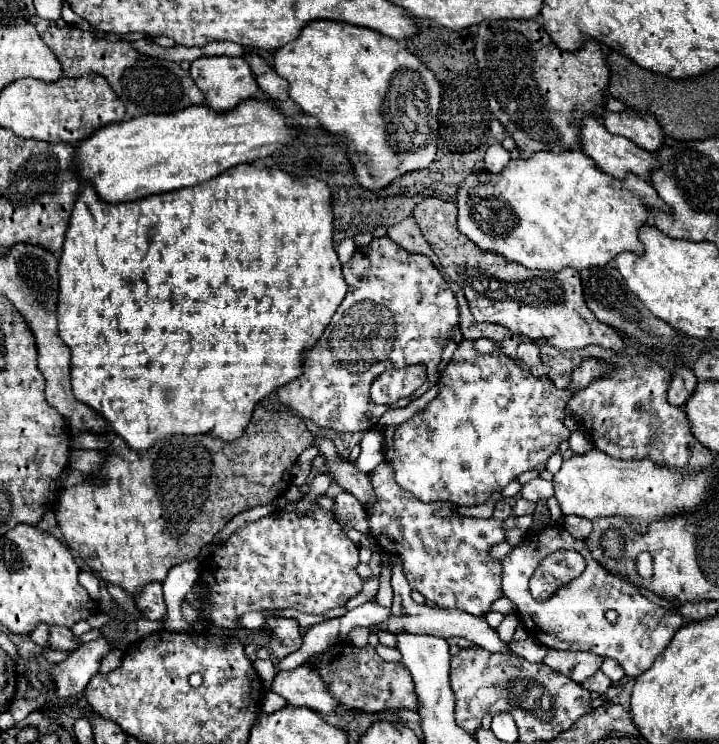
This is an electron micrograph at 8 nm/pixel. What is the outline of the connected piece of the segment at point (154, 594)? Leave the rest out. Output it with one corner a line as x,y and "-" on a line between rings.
150,582
142,588
140,596
136,596
136,606
148,620
162,620
166,616
166,604
162,596
162,586
158,582

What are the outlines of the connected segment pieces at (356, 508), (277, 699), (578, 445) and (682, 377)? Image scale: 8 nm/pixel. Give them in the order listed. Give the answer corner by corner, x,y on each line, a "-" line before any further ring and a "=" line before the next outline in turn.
342,492
336,496
336,510
334,510
336,522
338,524
348,524
352,528
356,528
360,534
364,534
366,538
370,538
370,526
368,526
368,518
366,518
366,510
364,506
348,492
=
268,692
262,710
264,710
266,714
274,714
274,710
280,710
280,708
284,708
284,706
286,706
286,700
284,700
282,696
278,696
278,694
274,694
274,692
=
572,432
568,444
570,444
572,454
586,454
586,452
590,452
594,448
594,444
590,444
588,438
582,432
=
676,366
676,374
674,374
674,380
670,384
670,390
668,390
668,402
672,406
684,406
688,402
688,398
694,394
694,388
696,388
696,376
692,374
692,370
684,368
684,366

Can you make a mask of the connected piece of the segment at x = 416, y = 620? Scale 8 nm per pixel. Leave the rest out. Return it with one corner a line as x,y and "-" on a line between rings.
392,556
390,558
392,562
392,588
394,588
394,604
392,604
392,612
390,612
390,618
386,622
380,622
376,626
372,626
370,630
374,634
378,634
380,630
384,632
390,632
390,634
400,634
400,632
408,632
408,634
432,634
432,636
440,636
440,638
454,638
454,636
460,636
460,638
468,638
472,640
474,644
478,644
480,648
484,650
490,650
490,652
508,652
508,642
502,642
496,634
496,630
492,630
484,618
480,616
472,616
472,614
466,614
462,610
444,610
444,608
428,608
428,606
422,606
422,604
416,604
412,598
410,598
410,584
406,582
406,576
404,576
404,570
402,570
402,560
398,556

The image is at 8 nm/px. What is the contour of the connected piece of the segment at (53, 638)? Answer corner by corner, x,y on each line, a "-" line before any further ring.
54,626
54,628
50,628
50,648
62,650
62,652
72,652
78,648
78,640
64,626

